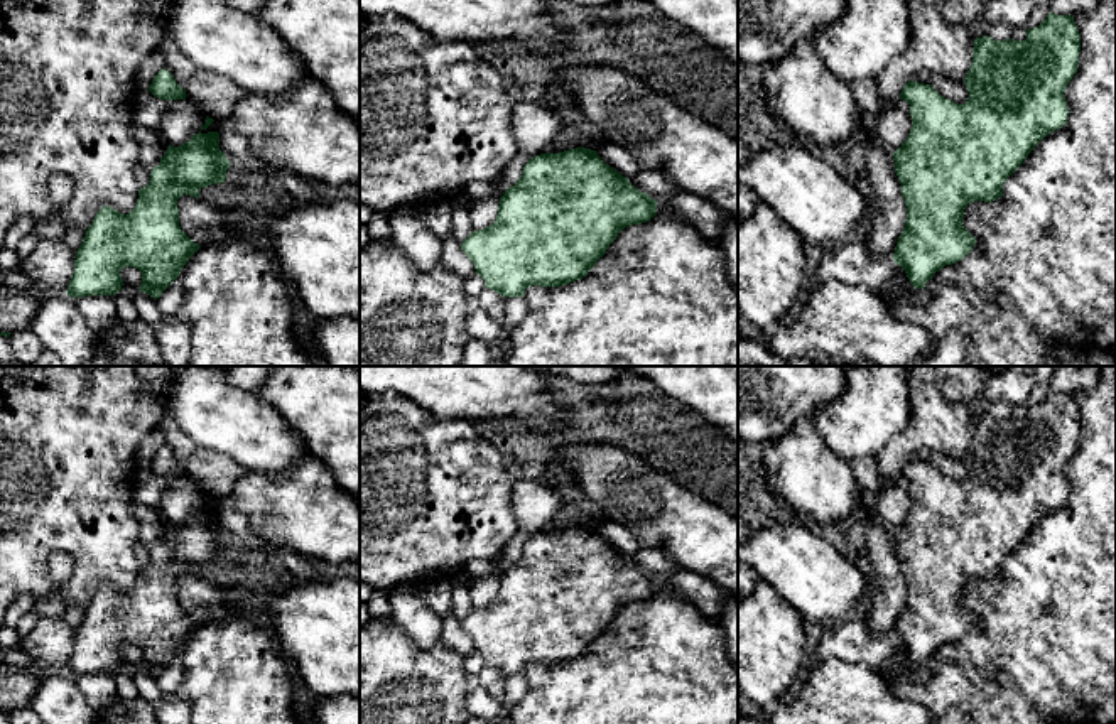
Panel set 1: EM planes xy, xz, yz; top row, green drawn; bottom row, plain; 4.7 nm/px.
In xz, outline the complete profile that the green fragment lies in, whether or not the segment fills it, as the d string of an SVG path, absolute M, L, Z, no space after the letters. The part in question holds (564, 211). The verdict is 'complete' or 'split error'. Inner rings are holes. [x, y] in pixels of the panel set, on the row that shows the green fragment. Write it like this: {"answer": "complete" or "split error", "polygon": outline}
{"answer": "complete", "polygon": "M577 147L547 152L523 165L517 184L500 197L495 223L473 231L461 250L486 289L501 297L523 297L532 285L561 287L581 280L621 230L647 223L655 213L657 201L604 164L596 150Z"}

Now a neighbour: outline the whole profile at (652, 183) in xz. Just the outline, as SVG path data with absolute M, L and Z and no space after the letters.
M650 169L640 170L628 181L631 186L635 186L638 191L648 194L655 201L677 191L677 187L672 182L669 182L660 172L655 172Z

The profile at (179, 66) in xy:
M167 37L162 39L159 51L165 57L165 69L174 76L176 83L186 89L186 84L196 73L198 66L187 56L184 56Z

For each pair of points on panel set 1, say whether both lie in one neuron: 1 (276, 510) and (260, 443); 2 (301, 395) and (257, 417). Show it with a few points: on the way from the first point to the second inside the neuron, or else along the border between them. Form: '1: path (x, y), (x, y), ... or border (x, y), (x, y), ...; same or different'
1: border (303, 454), (292, 466), (281, 471), (247, 471); different
2: border (255, 392), (276, 409), (299, 437); different

